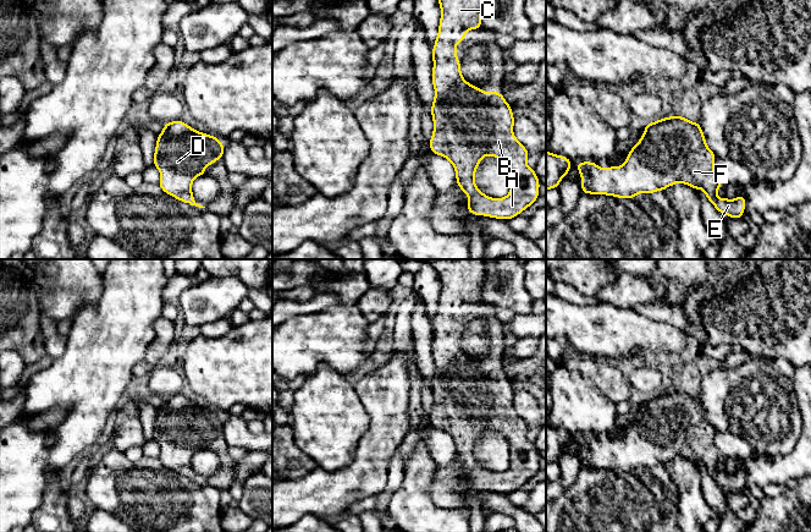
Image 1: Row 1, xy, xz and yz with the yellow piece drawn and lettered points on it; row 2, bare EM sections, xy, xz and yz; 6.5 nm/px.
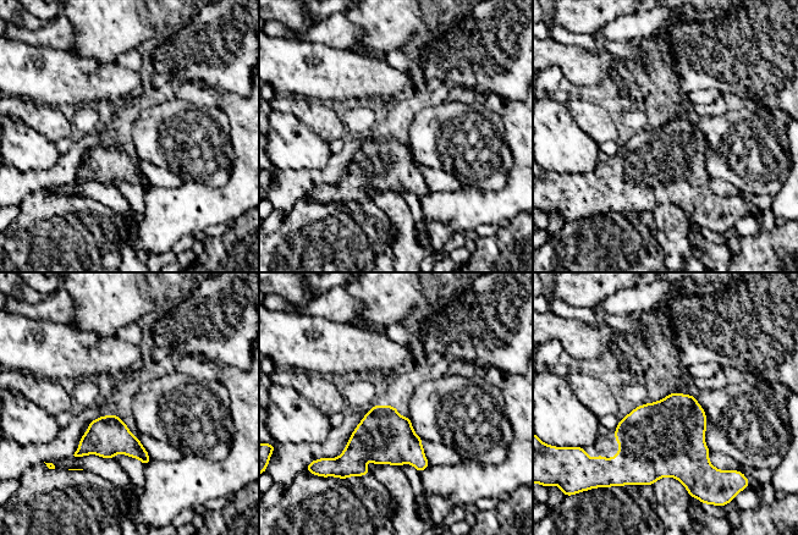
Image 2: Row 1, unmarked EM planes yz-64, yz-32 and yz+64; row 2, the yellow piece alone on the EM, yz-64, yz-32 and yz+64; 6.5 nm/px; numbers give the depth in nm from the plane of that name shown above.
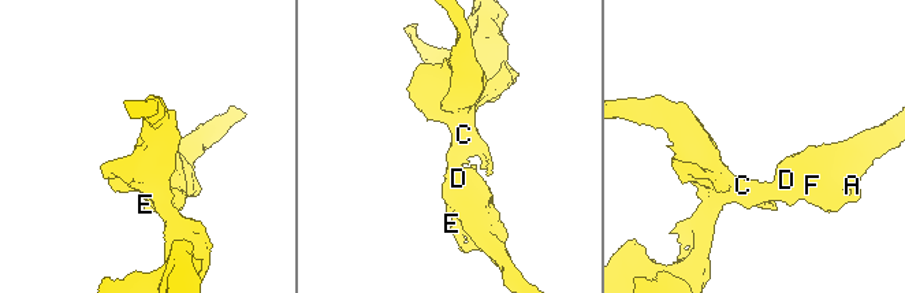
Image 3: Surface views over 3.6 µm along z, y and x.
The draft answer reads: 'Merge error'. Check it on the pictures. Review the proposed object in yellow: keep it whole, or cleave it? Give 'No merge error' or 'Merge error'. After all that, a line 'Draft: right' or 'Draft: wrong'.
No merge error
Draft: wrong

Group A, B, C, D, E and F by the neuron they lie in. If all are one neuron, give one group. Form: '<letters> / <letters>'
A B C D E F

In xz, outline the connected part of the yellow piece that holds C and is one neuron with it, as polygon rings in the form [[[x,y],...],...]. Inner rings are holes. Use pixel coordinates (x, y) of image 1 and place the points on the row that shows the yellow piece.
[[[438,0],[441,18],[432,54],[432,87],[435,98],[431,105],[434,131],[430,152],[452,163],[458,187],[470,199],[470,214],[508,220],[529,208],[540,196],[540,181],[535,170],[526,164],[529,152],[513,133],[514,115],[512,106],[500,92],[484,92],[468,83],[460,72],[460,60],[456,56],[457,43],[465,39],[465,32],[481,29],[481,13],[485,0]],[[484,157],[502,160],[511,175],[511,191],[504,198],[491,198],[475,186],[475,171]]]

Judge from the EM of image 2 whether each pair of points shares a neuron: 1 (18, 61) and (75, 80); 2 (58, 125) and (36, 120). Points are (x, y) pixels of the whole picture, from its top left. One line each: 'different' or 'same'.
1: same
2: same

